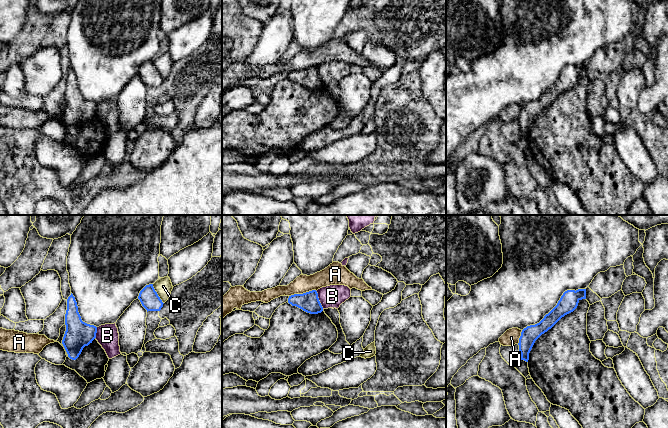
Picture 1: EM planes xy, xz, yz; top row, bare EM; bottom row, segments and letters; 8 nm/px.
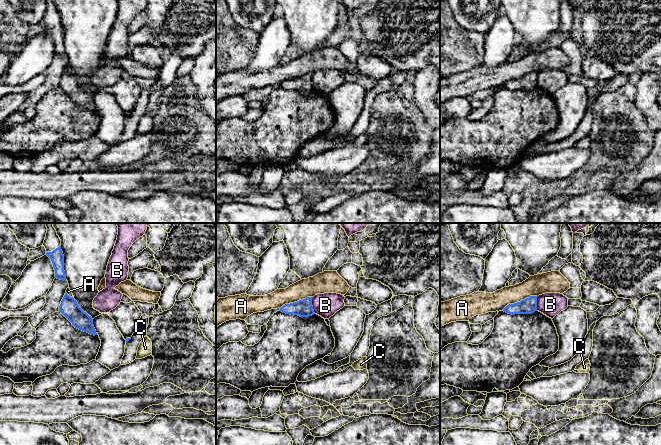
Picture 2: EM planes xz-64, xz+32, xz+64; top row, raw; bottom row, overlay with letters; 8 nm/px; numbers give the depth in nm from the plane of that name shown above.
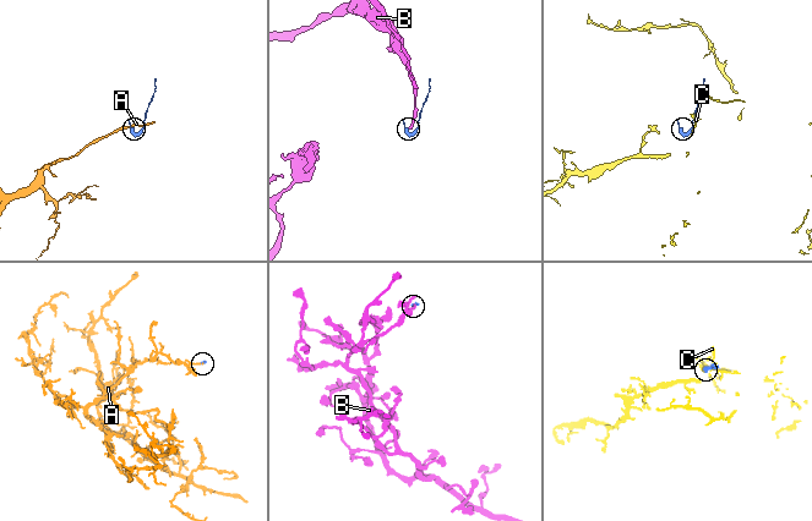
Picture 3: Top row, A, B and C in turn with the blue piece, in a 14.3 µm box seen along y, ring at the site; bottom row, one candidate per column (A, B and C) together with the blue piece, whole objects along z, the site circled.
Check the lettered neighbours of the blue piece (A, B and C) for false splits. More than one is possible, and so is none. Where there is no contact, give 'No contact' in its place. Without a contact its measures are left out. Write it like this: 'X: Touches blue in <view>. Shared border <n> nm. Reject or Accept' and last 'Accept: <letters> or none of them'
A: Touches blue in xz. Shared border 220 nm. Reject
B: Touches blue in xz. Shared border 160 nm. Reject
C: Touches blue in xy. Shared border 180 nm. Reject
Accept: none of them

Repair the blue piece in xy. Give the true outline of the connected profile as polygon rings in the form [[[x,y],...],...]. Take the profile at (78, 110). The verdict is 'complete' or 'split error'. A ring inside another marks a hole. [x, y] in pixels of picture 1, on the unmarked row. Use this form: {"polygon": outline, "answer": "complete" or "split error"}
{"polygon": [[[71,71],[67,75],[67,86],[65,90],[66,107],[62,120],[72,136],[76,136],[83,124],[88,122],[96,114],[97,103],[82,97],[78,88],[75,73]]], "answer": "complete"}

